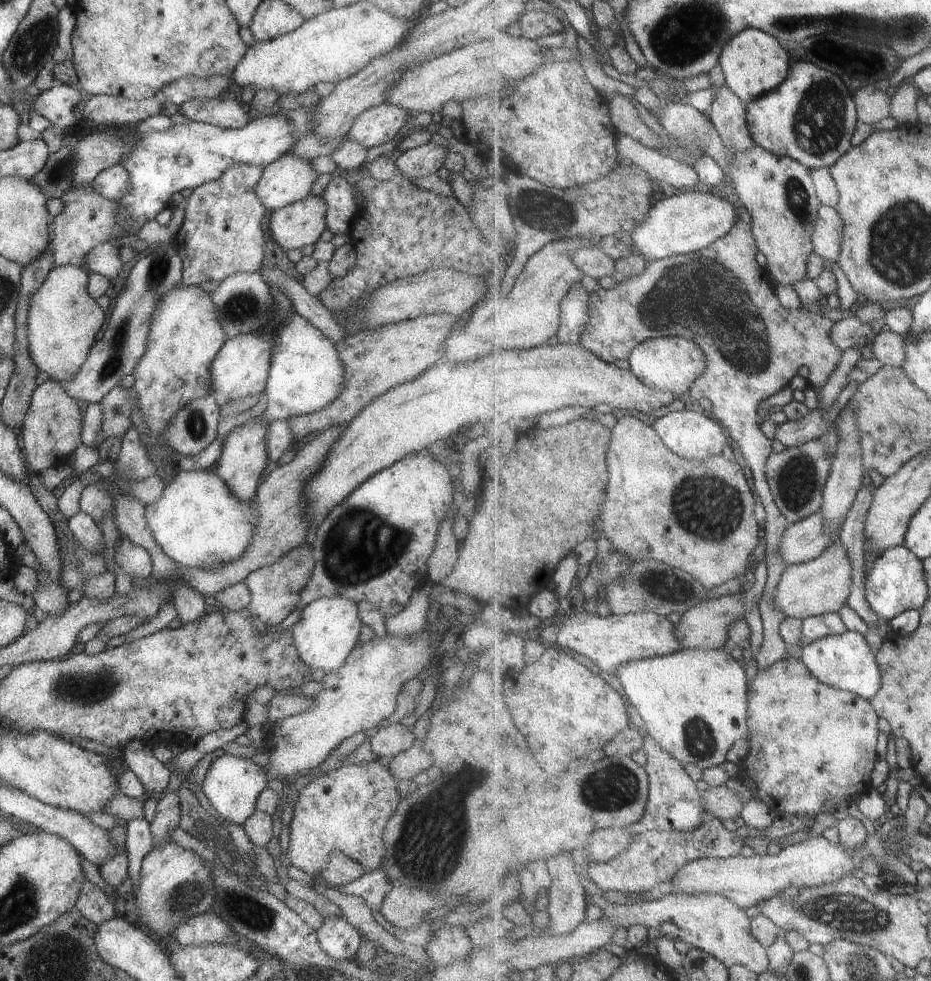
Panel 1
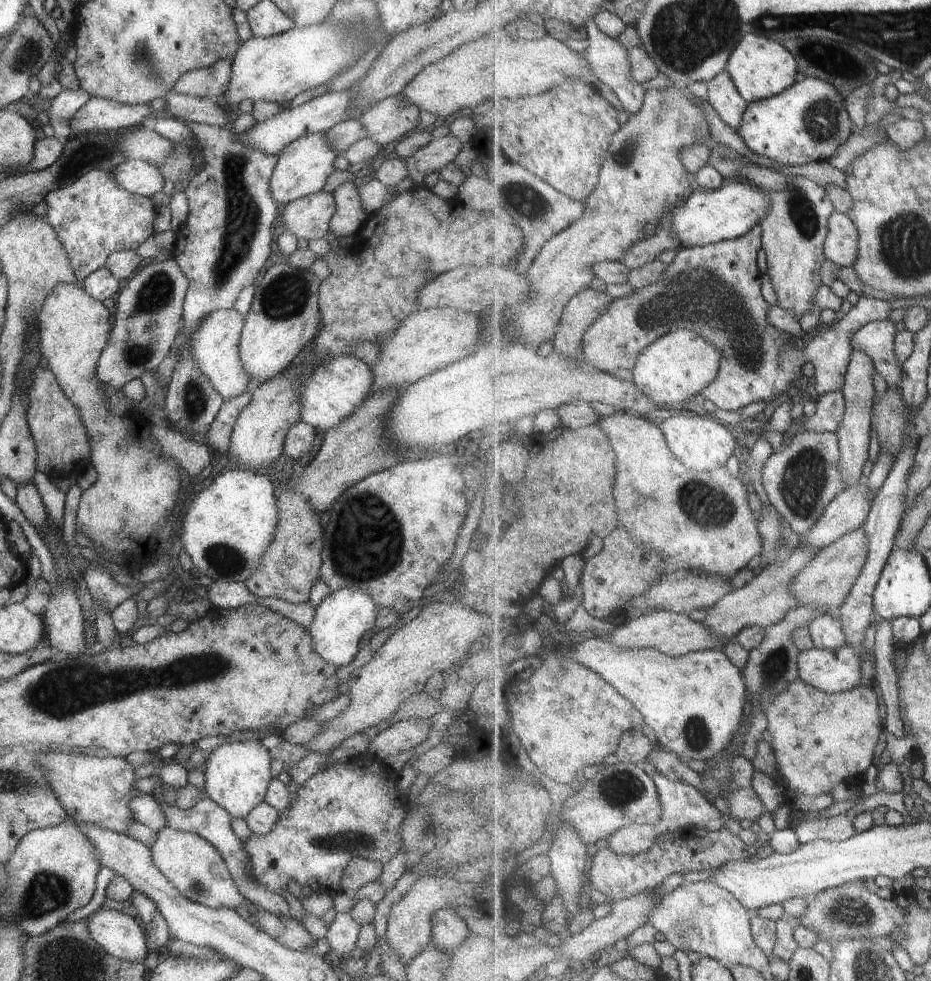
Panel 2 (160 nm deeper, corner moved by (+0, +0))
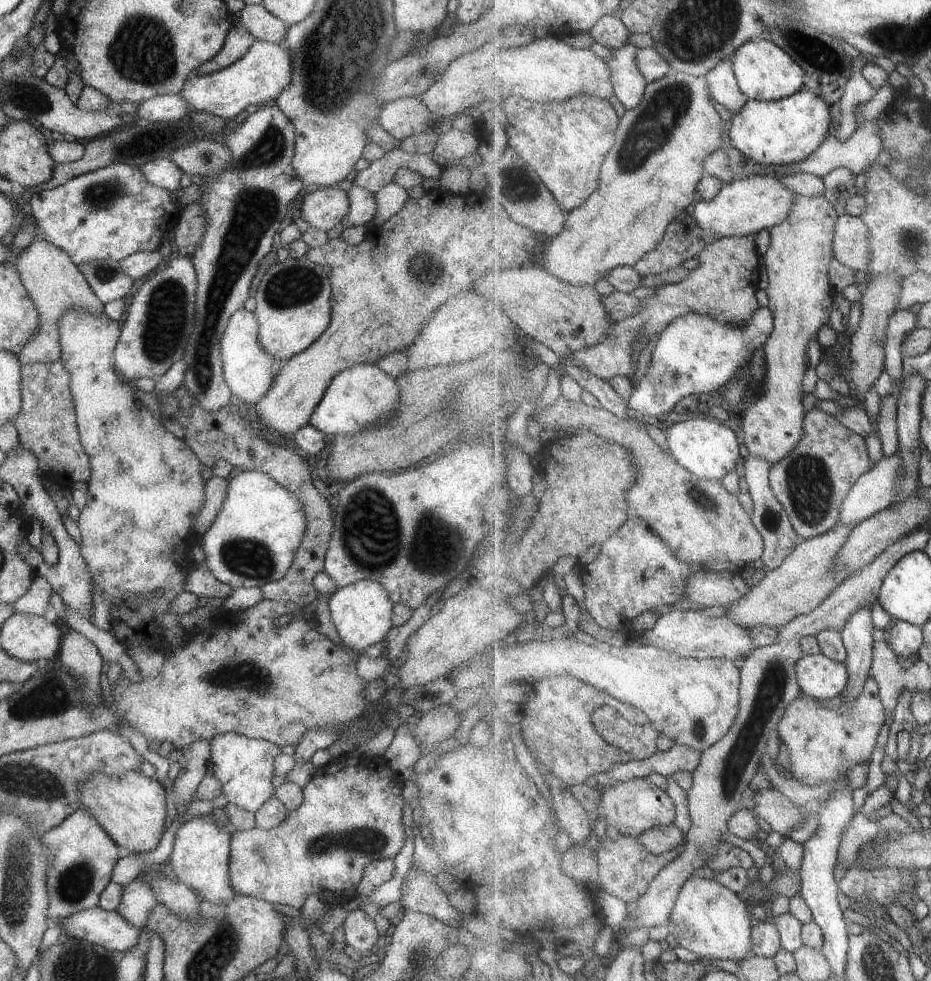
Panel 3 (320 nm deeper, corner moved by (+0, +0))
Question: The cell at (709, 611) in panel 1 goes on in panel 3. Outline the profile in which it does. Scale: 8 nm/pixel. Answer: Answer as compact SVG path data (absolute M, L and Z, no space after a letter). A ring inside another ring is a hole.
M839 525L824 535L804 540L779 568L766 570L765 576L745 598L727 608L727 615L751 630L758 626L780 629L797 617L812 613L846 581L846 574L836 571L836 559L855 529L855 525Z

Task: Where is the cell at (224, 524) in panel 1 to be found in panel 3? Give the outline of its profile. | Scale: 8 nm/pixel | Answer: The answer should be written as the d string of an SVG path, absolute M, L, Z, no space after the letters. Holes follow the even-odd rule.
M242 470L235 477L229 478L225 500L211 526L202 534L200 545L205 555L204 561L213 576L232 590L263 586L268 580L276 581L286 573L294 557L293 551L302 541L305 525L304 506L299 497L263 472Z

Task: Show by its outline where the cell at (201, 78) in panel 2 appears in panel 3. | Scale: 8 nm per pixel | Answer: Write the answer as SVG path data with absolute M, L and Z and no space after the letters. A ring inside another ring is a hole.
M236 18L229 25L222 47L209 60L201 63L194 74L214 73L229 66L245 54L245 51L253 44L254 39L239 19Z

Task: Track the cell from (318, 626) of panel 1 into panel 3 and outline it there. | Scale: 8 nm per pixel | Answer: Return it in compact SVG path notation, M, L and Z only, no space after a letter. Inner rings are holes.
M369 579L338 588L328 601L328 609L331 622L344 644L341 648L352 654L349 648L353 651L361 650L365 646L384 640L387 631L393 627L390 621L393 605L384 586Z

